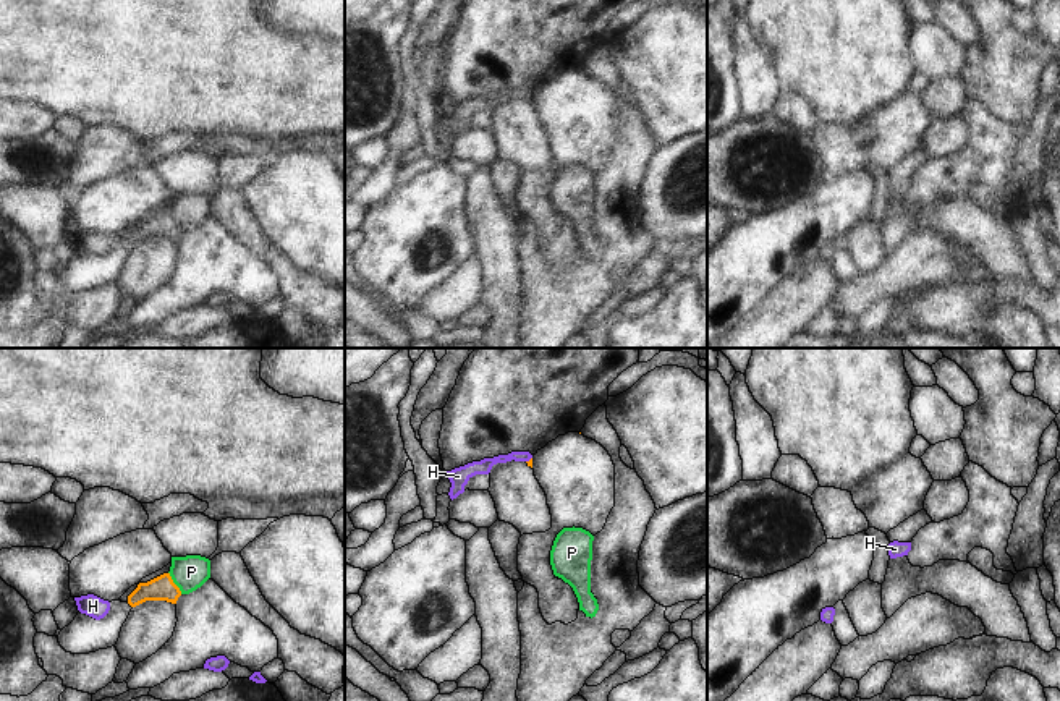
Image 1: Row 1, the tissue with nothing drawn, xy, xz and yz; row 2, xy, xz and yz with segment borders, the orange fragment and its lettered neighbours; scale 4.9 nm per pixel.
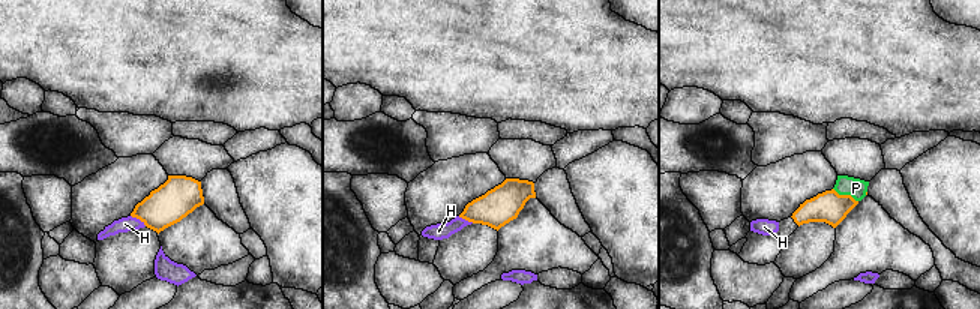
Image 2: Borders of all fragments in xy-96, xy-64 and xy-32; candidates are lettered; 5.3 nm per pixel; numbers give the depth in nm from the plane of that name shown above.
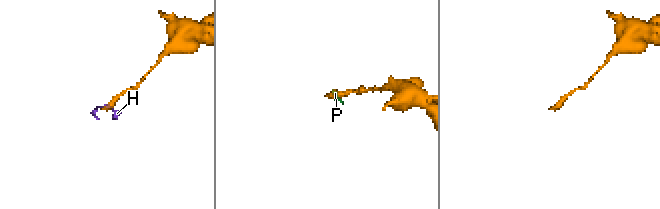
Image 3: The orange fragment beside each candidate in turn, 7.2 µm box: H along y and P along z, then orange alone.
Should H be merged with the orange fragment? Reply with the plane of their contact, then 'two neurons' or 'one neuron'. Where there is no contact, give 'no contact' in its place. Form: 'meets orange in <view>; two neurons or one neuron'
meets orange in xz; two neurons

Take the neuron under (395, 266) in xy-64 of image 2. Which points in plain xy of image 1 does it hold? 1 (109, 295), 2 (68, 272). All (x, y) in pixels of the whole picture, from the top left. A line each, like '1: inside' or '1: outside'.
1: inside
2: outside

